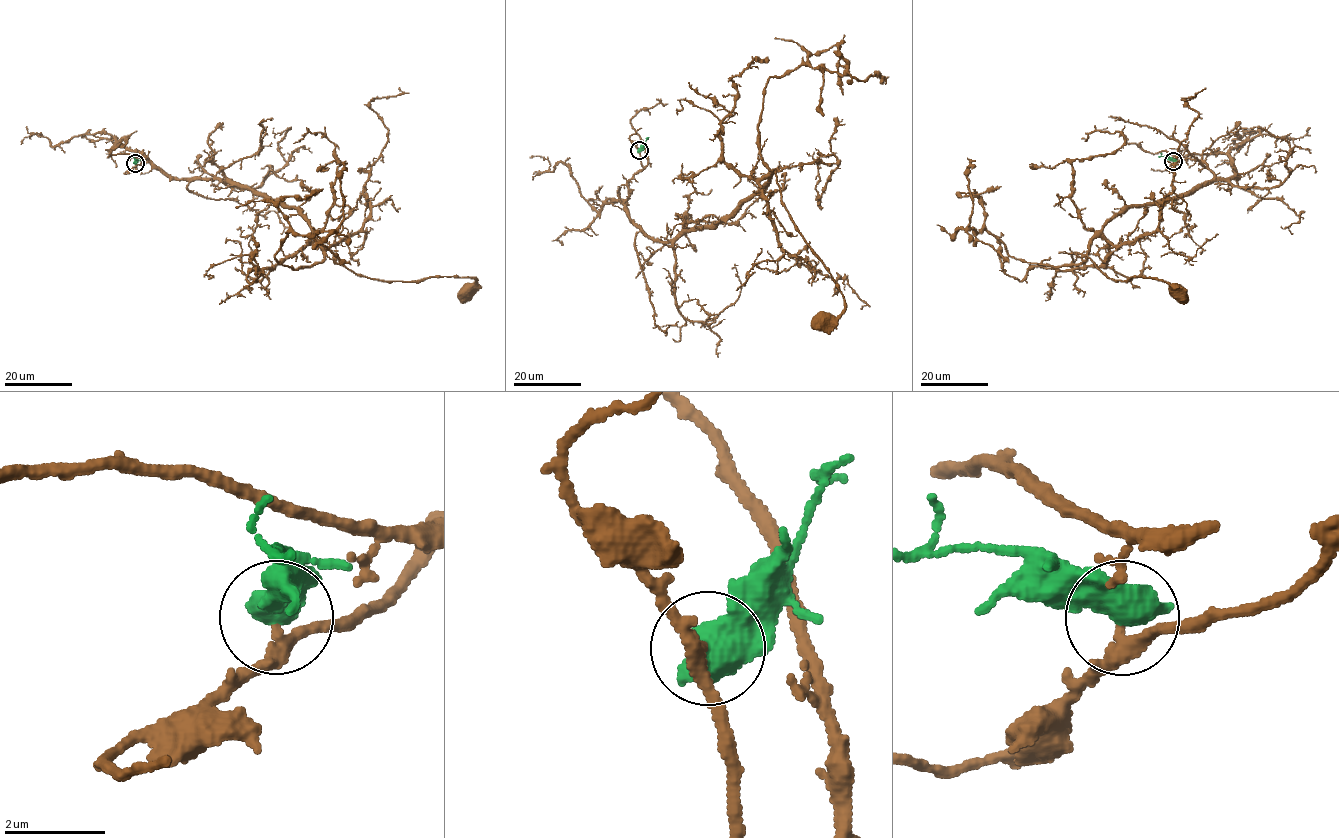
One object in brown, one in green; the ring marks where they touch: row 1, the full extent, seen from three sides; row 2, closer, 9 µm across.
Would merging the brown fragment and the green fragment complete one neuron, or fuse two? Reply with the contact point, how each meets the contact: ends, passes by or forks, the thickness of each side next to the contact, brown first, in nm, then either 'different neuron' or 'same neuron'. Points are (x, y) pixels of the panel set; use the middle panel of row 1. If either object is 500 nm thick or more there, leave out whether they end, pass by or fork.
(639, 150) | 240/800 nm | different neuron

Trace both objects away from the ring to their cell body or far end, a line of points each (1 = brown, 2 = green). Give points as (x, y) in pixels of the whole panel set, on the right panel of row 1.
1: (1173, 161), (1225, 154), (1238, 177), (1127, 208), (1107, 223), (1087, 254), (1108, 278), (1161, 279), (1179, 293)
2: (1173, 160), (1161, 156), (1161, 153)

